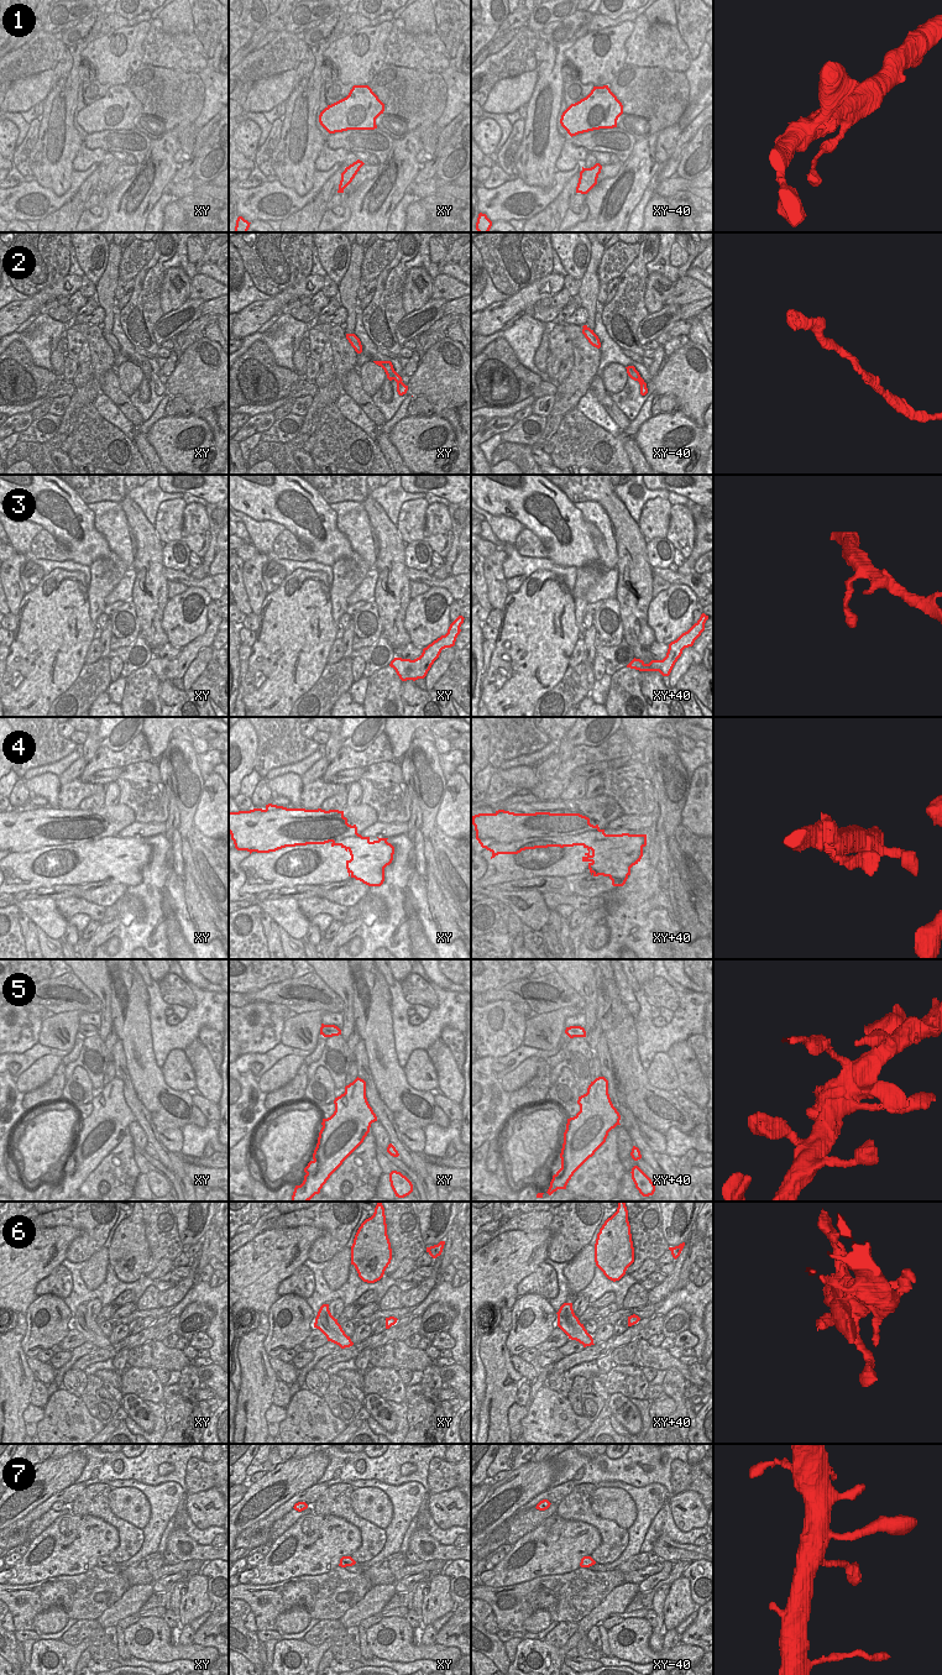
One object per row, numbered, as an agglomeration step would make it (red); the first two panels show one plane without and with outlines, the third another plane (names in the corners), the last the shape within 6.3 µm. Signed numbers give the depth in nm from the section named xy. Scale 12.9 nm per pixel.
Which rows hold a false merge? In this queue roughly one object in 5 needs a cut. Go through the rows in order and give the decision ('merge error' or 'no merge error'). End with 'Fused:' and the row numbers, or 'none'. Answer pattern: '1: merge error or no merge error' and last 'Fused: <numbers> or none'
1: no merge error
2: no merge error
3: no merge error
4: merge error
5: merge error
6: no merge error
7: no merge error
Fused: 4, 5

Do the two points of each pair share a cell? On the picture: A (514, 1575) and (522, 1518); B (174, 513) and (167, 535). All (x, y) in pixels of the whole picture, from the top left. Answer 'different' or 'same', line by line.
A: different
B: same

